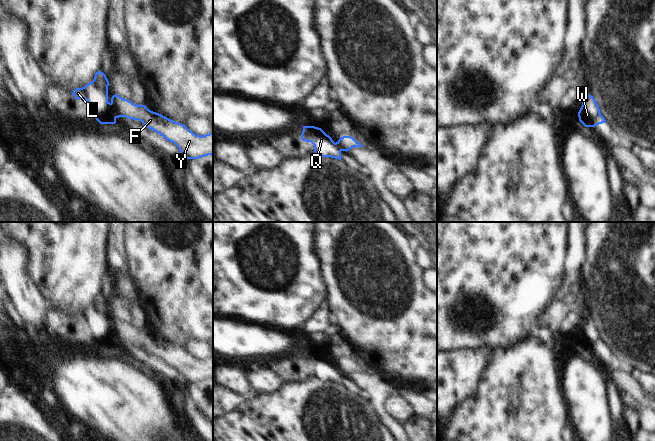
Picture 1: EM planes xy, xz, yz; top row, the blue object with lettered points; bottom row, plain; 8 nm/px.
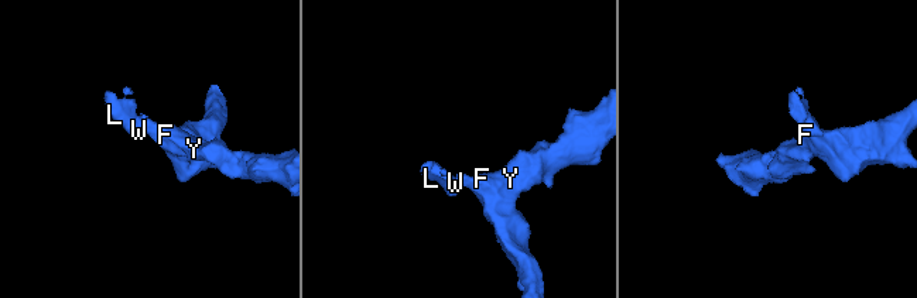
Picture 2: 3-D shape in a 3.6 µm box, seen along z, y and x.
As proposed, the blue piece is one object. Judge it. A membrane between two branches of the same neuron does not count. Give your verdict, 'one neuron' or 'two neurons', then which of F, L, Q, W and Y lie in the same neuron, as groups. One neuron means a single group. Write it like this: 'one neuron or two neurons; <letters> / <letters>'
two neurons; F Y / L Q W

